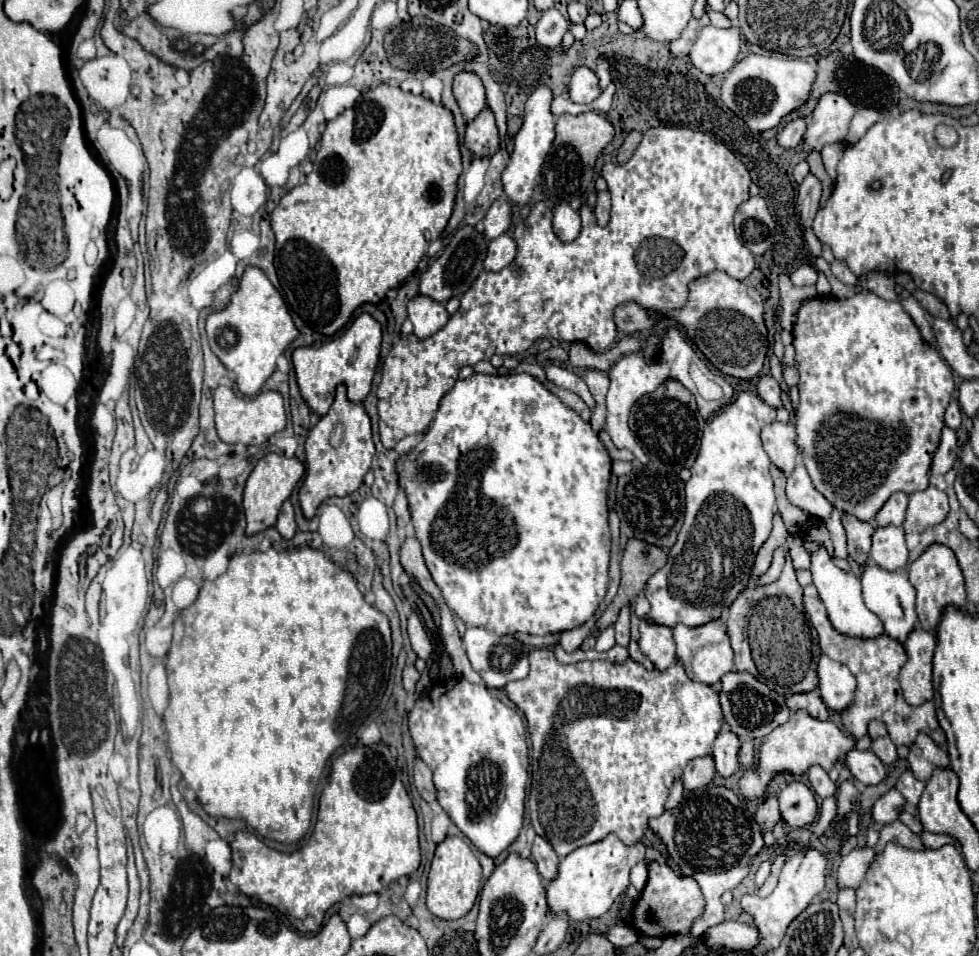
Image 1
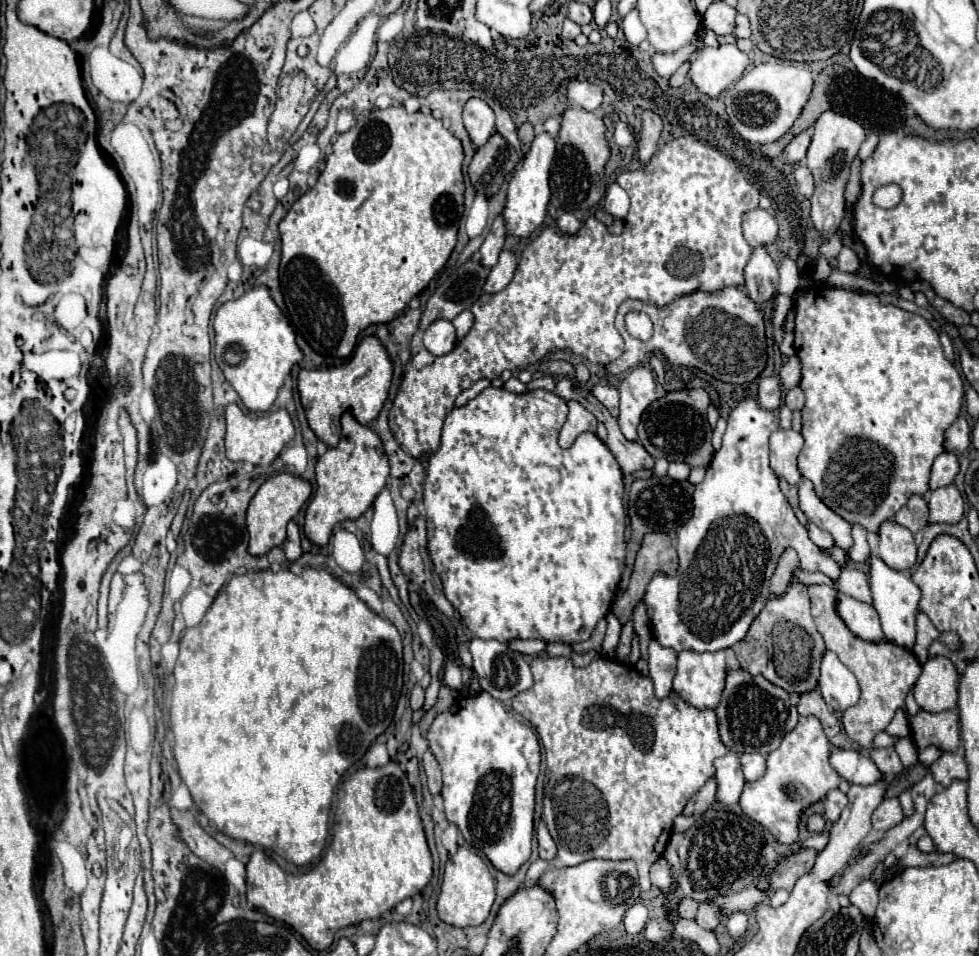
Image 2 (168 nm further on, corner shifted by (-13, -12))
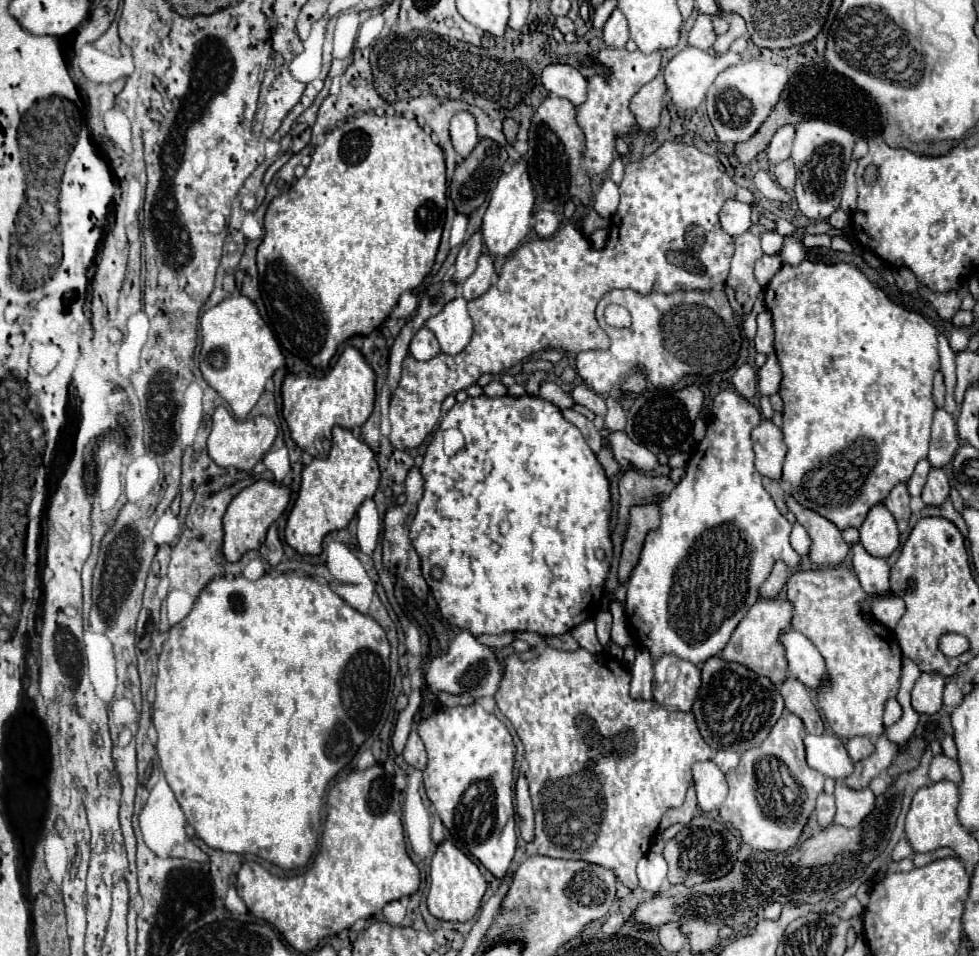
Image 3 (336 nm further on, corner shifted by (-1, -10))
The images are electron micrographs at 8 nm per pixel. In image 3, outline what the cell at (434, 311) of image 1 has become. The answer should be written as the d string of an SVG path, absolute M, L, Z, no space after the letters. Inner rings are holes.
M421 328L413 340L411 340L411 346L409 346L409 354L417 360L429 360L433 356L439 354L439 342L435 338L435 334L429 330L429 328Z

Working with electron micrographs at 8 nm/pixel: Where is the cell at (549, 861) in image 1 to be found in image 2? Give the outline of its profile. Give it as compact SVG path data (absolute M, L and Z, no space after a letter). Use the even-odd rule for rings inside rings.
M543 822L537 828L537 840L539 840L539 858L541 860L553 860L557 856L557 846L555 846L553 838L549 836L549 830L545 828Z

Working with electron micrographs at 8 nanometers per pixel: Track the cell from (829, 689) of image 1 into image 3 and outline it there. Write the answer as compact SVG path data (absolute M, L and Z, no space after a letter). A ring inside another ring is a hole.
M785 628L779 634L779 642L785 648L785 658L789 664L789 676L801 680L809 688L817 688L827 676L825 662L817 648L797 630Z

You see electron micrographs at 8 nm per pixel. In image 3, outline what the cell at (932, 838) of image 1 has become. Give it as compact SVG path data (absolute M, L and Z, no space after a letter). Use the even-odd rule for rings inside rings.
M901 838L901 840L899 840L899 844L895 846L895 850L893 850L891 858L893 858L895 862L899 862L899 860L903 860L903 858L909 858L911 854L913 854L913 848L909 846L909 842L907 842L905 838Z

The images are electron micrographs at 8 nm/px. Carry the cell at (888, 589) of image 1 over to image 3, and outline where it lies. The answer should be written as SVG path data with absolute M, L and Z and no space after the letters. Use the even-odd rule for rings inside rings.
M861 542L851 544L853 552L853 570L863 586L865 592L877 594L877 596L887 596L889 592L889 566L883 558L871 556Z

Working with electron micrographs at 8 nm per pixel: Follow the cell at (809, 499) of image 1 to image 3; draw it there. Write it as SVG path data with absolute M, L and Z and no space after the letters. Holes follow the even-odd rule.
M787 496L787 508L795 514L797 522L805 526L805 530L811 538L811 548L809 548L811 562L839 564L845 560L845 556L849 554L849 544L841 538L841 530L833 522L803 508L791 496Z

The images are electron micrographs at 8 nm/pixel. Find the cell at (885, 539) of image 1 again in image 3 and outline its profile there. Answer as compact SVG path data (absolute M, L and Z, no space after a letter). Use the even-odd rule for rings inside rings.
M877 504L869 510L859 532L861 544L873 556L887 558L899 546L899 530L895 518L889 514L889 510L885 510L883 504Z

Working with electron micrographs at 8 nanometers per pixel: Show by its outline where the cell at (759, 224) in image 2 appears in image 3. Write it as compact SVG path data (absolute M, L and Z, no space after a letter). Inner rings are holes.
M731 198L721 208L719 220L721 220L721 228L729 236L735 238L735 236L745 234L749 230L749 226L751 226L751 208L749 208L749 204L743 204L743 202Z

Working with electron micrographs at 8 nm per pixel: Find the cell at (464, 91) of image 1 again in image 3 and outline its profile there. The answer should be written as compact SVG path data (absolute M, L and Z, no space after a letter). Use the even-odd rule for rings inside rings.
M457 112L451 118L451 142L455 152L461 158L467 158L471 154L471 150L475 148L475 144L479 142L477 136L477 124L475 118L467 112Z

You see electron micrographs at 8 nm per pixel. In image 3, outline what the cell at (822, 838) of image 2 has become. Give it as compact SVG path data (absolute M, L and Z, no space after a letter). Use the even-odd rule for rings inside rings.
M843 780L835 782L835 802L837 802L837 814L835 814L835 824L853 828L861 824L861 820L873 810L875 806L875 796L869 786L865 790L853 790L845 786Z

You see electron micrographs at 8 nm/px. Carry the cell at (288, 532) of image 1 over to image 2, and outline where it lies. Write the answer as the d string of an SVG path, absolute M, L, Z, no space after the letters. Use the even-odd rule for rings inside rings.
M291 520L287 524L287 542L285 542L285 554L287 558L293 562L301 556L301 534L299 534L299 526Z

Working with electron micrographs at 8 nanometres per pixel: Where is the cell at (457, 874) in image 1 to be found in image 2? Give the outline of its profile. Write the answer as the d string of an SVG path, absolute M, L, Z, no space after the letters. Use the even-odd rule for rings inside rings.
M459 848L457 854L449 856L445 866L441 894L437 900L439 918L451 926L461 926L461 928L479 926L489 916L493 902L495 902L495 886L485 860L479 854L471 852L469 848Z

